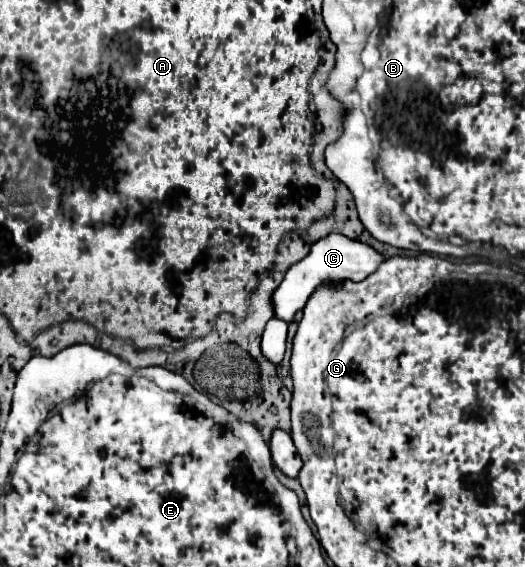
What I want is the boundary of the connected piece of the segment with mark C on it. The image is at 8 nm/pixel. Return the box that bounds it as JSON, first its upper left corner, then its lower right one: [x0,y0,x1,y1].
[272,232,384,322]

